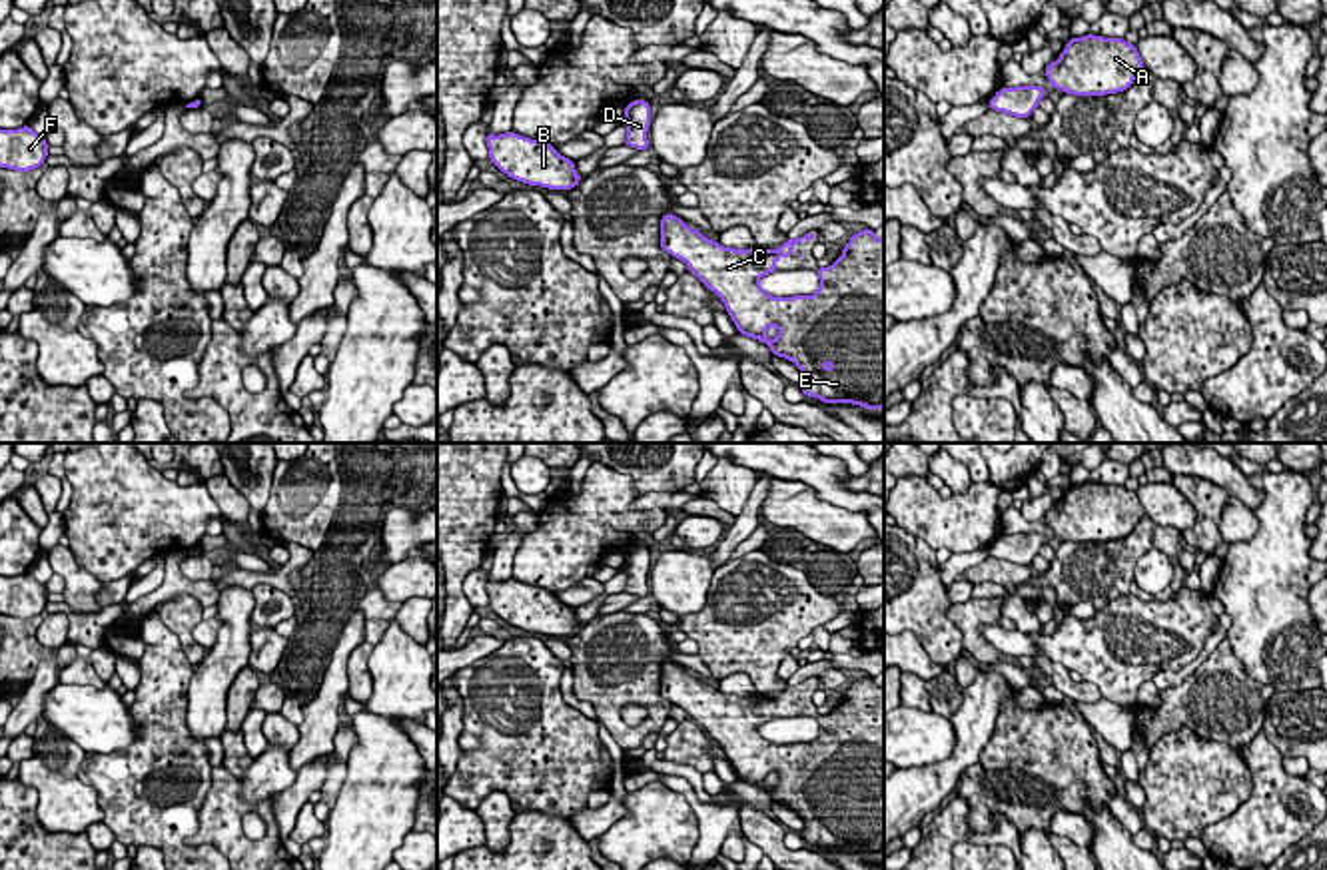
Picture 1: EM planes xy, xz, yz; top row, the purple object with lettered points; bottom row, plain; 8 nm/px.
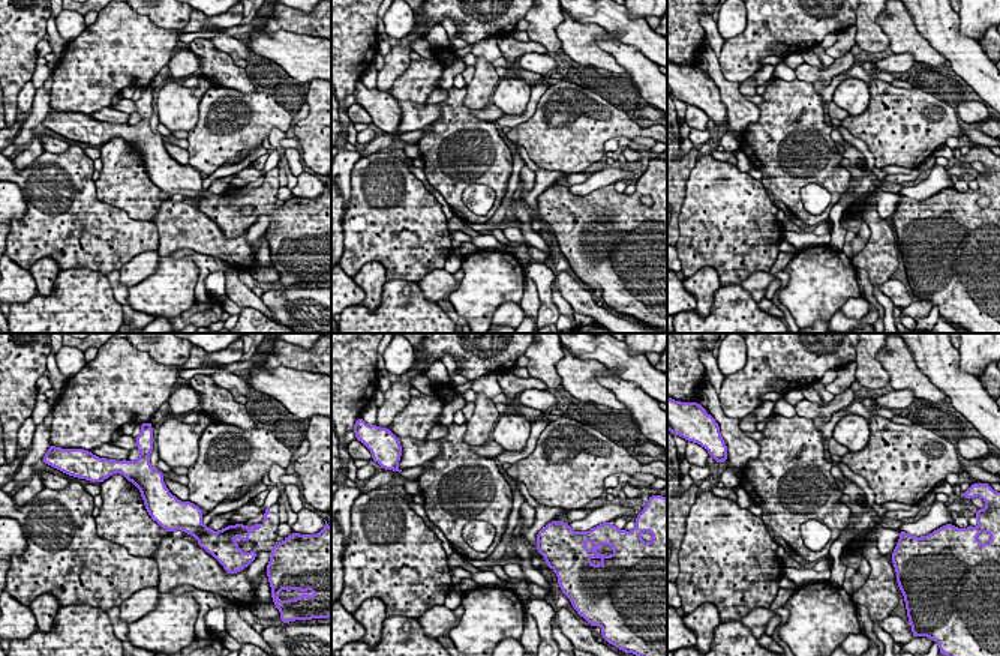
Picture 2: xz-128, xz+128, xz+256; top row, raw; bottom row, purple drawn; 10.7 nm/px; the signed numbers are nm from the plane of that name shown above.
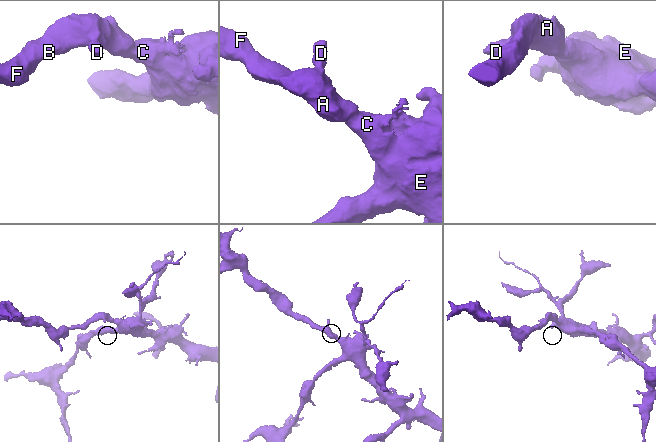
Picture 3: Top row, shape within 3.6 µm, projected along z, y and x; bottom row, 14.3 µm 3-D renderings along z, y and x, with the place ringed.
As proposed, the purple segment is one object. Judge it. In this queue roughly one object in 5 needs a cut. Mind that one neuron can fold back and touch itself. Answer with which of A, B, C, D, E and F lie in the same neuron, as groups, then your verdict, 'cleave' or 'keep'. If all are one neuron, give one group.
A B C D E F | keep

